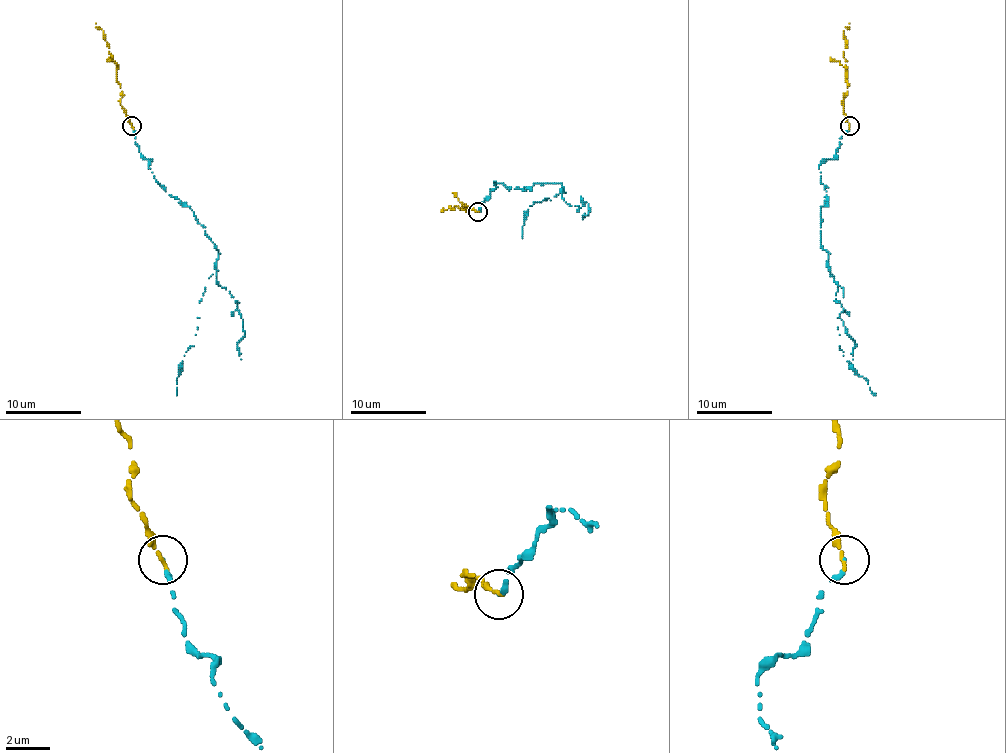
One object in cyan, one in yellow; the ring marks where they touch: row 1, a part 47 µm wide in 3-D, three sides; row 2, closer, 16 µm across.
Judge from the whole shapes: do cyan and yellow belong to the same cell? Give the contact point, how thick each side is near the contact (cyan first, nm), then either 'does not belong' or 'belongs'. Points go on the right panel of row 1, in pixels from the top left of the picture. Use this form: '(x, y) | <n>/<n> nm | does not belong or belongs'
(849, 125) | 170/200 nm | does not belong

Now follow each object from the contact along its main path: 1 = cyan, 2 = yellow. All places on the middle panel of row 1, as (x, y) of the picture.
1: (477, 211), (496, 187), (494, 181), (511, 189), (562, 185), (562, 194), (535, 202), (526, 213), (522, 238)
2: (477, 211), (471, 206), (465, 206), (467, 210), (448, 206), (441, 211)

